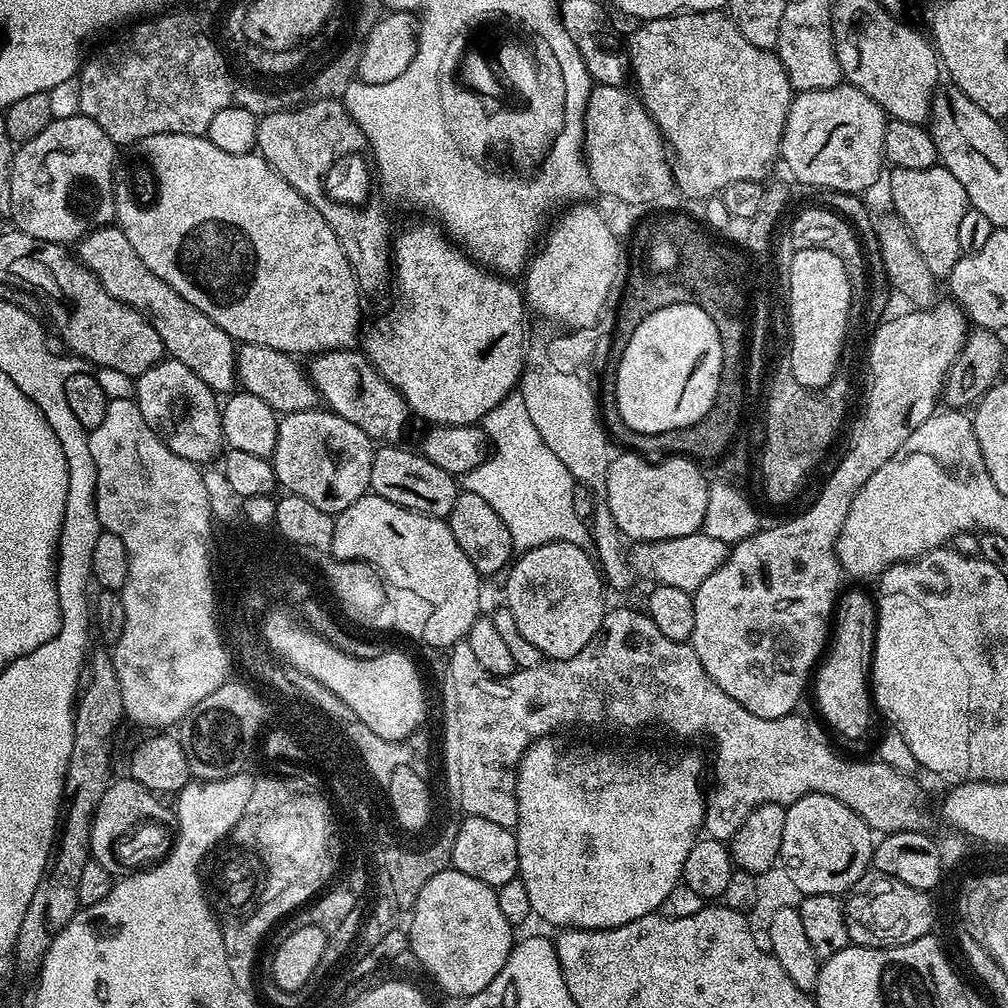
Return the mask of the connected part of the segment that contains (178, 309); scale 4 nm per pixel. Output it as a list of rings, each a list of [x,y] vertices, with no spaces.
[[[119,226],[94,229],[79,241],[79,248],[80,263],[94,273],[111,296],[148,318],[154,330],[158,330],[158,338],[162,338],[164,351],[171,359],[194,370],[194,374],[198,374],[198,378],[202,378],[202,382],[206,382],[206,386],[217,394],[231,393],[237,387],[237,345],[232,337],[210,318],[206,318],[202,310],[190,306],[190,302],[186,302],[186,298],[182,298],[182,294],[175,292],[165,280],[158,278],[158,274],[151,272],[146,262],[134,254],[134,246],[130,246]]]

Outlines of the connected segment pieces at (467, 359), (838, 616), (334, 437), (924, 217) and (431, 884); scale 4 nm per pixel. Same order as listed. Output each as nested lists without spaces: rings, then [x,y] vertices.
[[[416,224],[413,228],[405,230],[401,236],[394,240],[394,288],[396,284],[396,305],[392,308],[392,316],[384,316],[377,322],[376,328],[372,328],[362,340],[362,348],[366,353],[369,364],[372,364],[390,382],[400,397],[408,404],[408,411],[413,417],[421,416],[432,426],[453,424],[454,426],[466,426],[467,424],[479,425],[498,402],[513,395],[514,389],[520,383],[520,377],[524,370],[524,352],[526,343],[526,309],[521,289],[515,288],[511,279],[505,278],[479,264],[461,250],[444,230],[437,224]]]
[[[845,591],[834,609],[834,631],[826,655],[814,672],[816,704],[824,715],[823,723],[833,728],[840,738],[861,739],[874,716],[874,700],[870,695],[870,665],[876,646],[878,604],[864,592]]]
[[[315,407],[305,412],[287,413],[280,420],[278,442],[274,446],[270,459],[276,475],[276,483],[281,489],[284,488],[285,493],[306,498],[306,502],[318,506],[318,510],[338,514],[354,506],[358,498],[369,495],[370,466],[374,466],[375,453],[374,441],[366,434],[362,434],[362,430],[354,426],[354,422],[346,422],[346,418],[338,414]]]
[[[942,166],[926,170],[892,168],[891,171],[892,208],[895,215],[906,222],[918,250],[922,250],[922,258],[926,258],[926,266],[930,266],[930,274],[946,278],[962,255],[958,246],[958,226],[962,223],[962,214],[966,214],[970,207],[966,190],[953,182],[950,170]]]
[[[453,867],[434,874],[422,886],[414,905],[410,910],[412,929],[407,929],[407,943],[416,960],[432,975],[432,980],[448,996],[467,998],[486,990],[490,982],[498,975],[498,970],[506,966],[506,958],[512,953],[514,943],[513,925],[506,922],[502,910],[498,910],[496,889],[486,882],[478,882],[478,878],[470,878],[470,874],[462,874]]]

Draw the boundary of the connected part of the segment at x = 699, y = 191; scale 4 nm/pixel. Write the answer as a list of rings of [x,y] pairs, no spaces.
[[[723,11],[718,12],[678,12],[675,16],[663,16],[657,20],[645,20],[639,25],[640,29],[632,36],[632,45],[627,45],[628,62],[630,65],[630,76],[636,79],[635,91],[639,100],[650,114],[650,118],[658,126],[660,135],[664,137],[667,147],[670,149],[674,159],[671,161],[672,178],[675,187],[680,188],[684,196],[692,200],[703,202],[711,196],[724,191],[730,182],[750,182],[751,180],[763,181],[764,175],[772,168],[772,163],[777,163],[780,156],[780,139],[786,126],[788,111],[792,105],[794,89],[788,80],[786,70],[782,66],[779,56],[775,51],[750,46],[746,38],[736,29],[736,23],[732,21]]]

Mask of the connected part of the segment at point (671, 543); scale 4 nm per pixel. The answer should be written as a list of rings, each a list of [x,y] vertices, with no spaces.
[[[701,530],[682,538],[637,543],[631,549],[630,559],[637,577],[645,576],[646,579],[652,580],[653,585],[678,586],[678,590],[694,594],[698,586],[702,586],[702,582],[706,582],[706,578],[710,578],[710,574],[714,574],[718,566],[722,566],[729,551],[729,545],[718,542],[718,538],[710,538]]]

